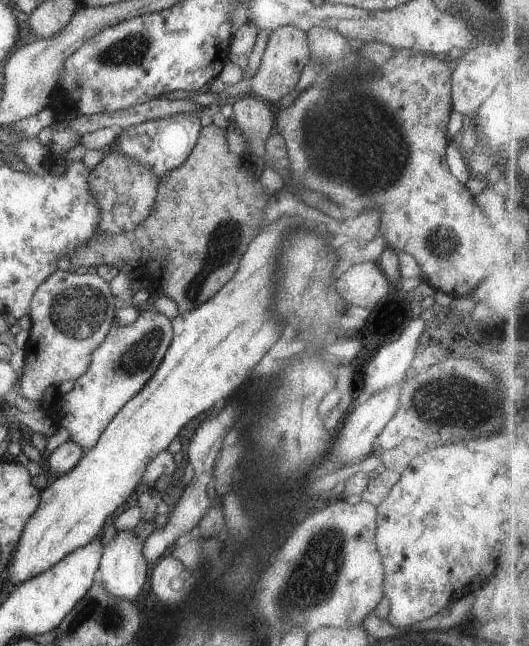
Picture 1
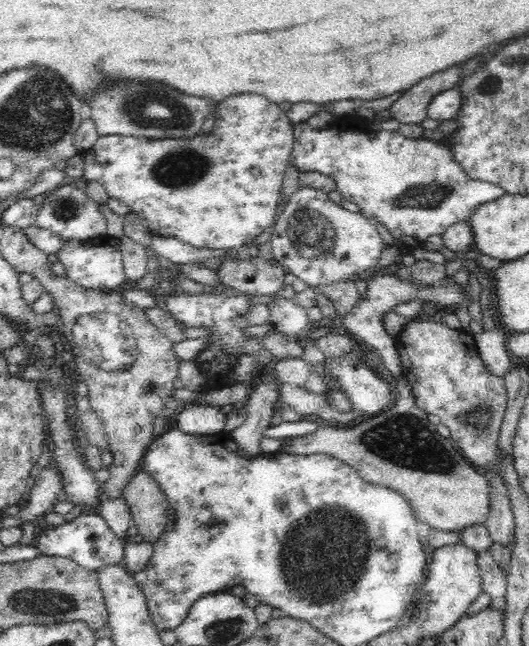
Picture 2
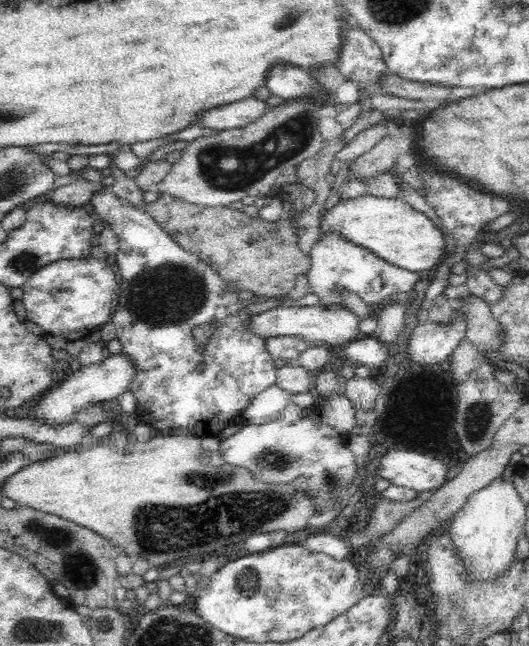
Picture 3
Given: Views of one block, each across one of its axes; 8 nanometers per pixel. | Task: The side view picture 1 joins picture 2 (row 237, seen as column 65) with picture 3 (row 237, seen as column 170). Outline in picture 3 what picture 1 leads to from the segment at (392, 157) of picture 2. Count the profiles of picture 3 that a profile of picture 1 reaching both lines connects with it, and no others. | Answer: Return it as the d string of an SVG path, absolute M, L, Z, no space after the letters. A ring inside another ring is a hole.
M333 230L319 234L319 240L309 255L312 264L307 272L307 278L311 293L319 296L319 304L325 305L326 308L344 305L338 290L347 290L360 296L367 305L387 302L390 294L397 292L403 296L412 290L422 276L422 273L394 266L383 258L378 258L373 252L342 238Z

